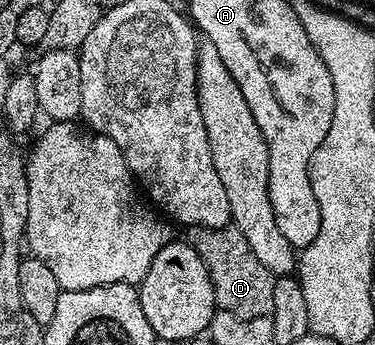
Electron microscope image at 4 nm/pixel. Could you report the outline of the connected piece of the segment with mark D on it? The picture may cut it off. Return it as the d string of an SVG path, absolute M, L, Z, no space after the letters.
M231 224L222 228L189 226L186 234L188 245L194 248L194 252L198 252L198 256L202 256L210 272L216 304L220 310L239 318L263 318L271 315L276 278L258 261L258 256L250 252L250 244L246 244L246 236L242 236L238 227Z

